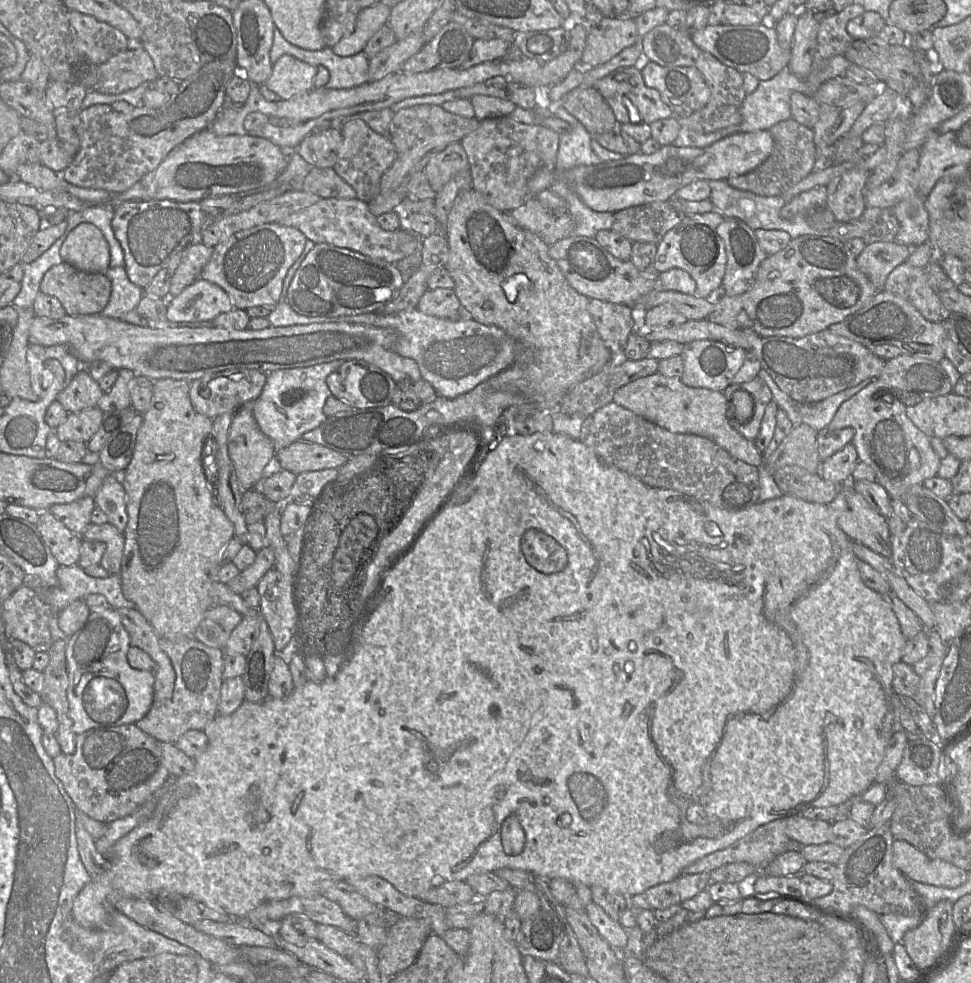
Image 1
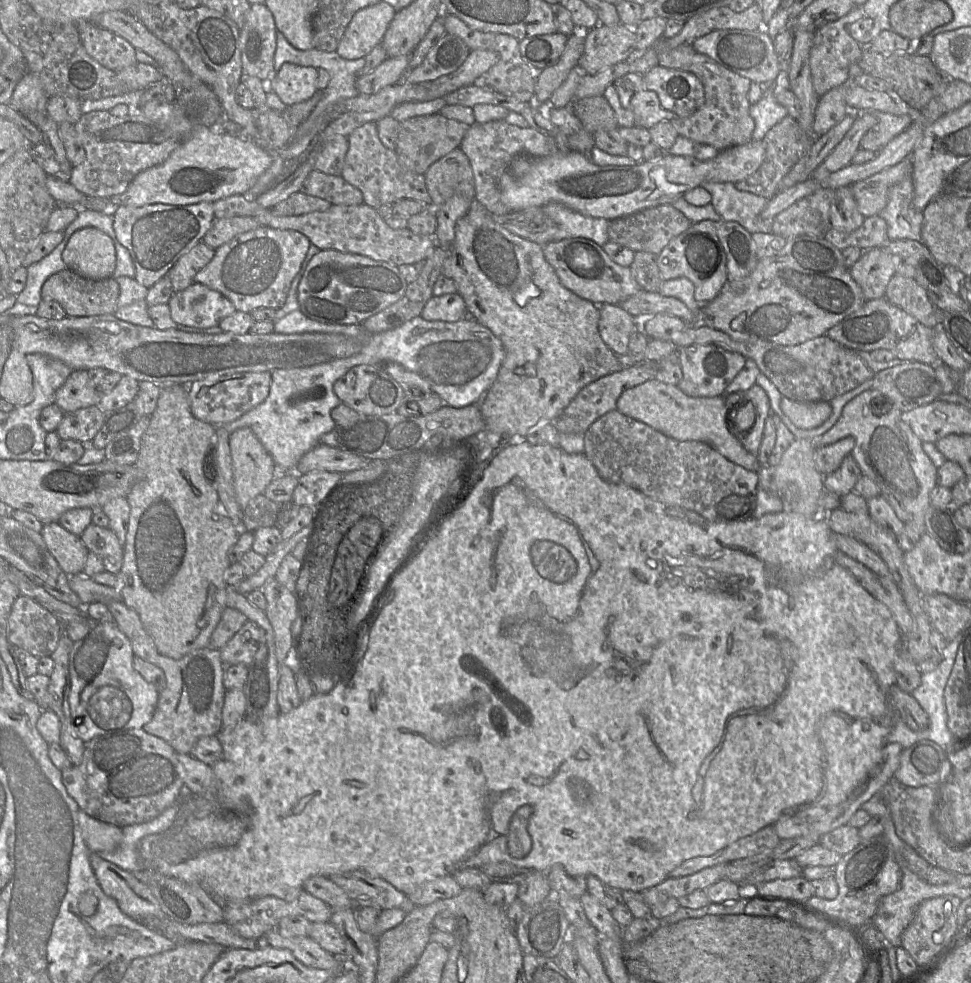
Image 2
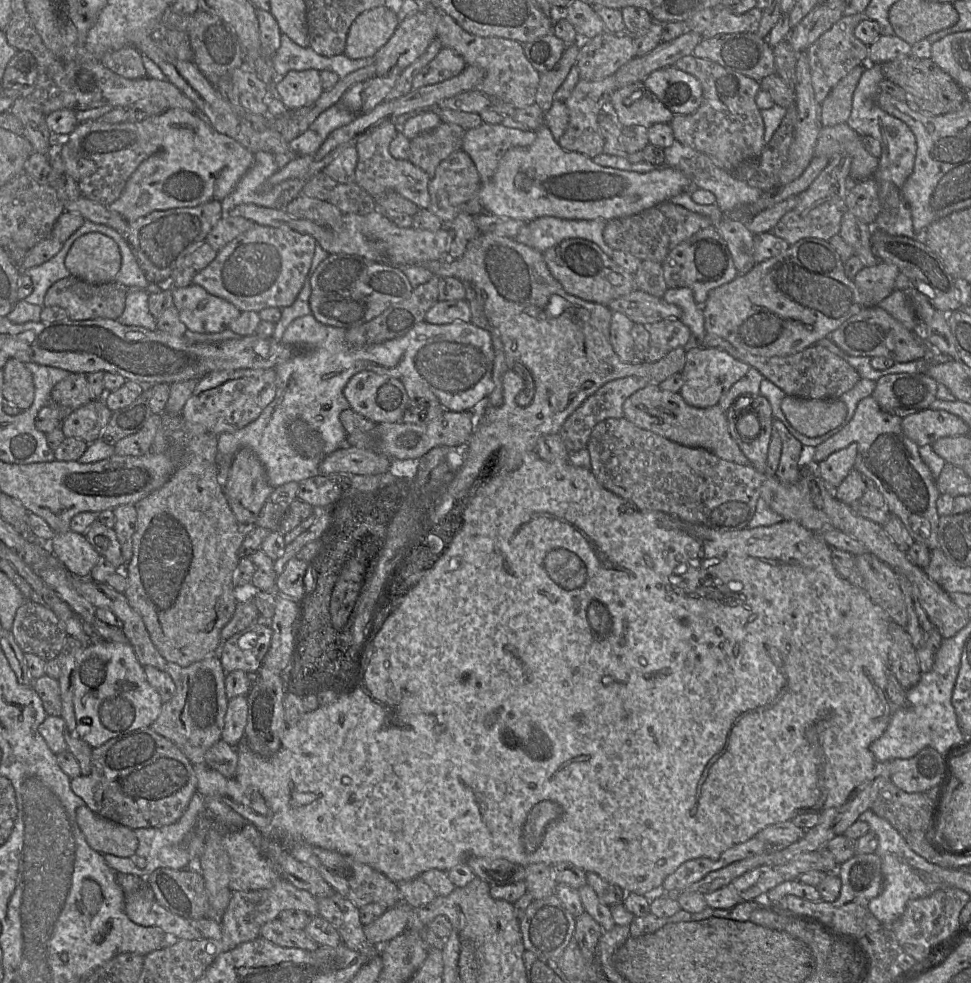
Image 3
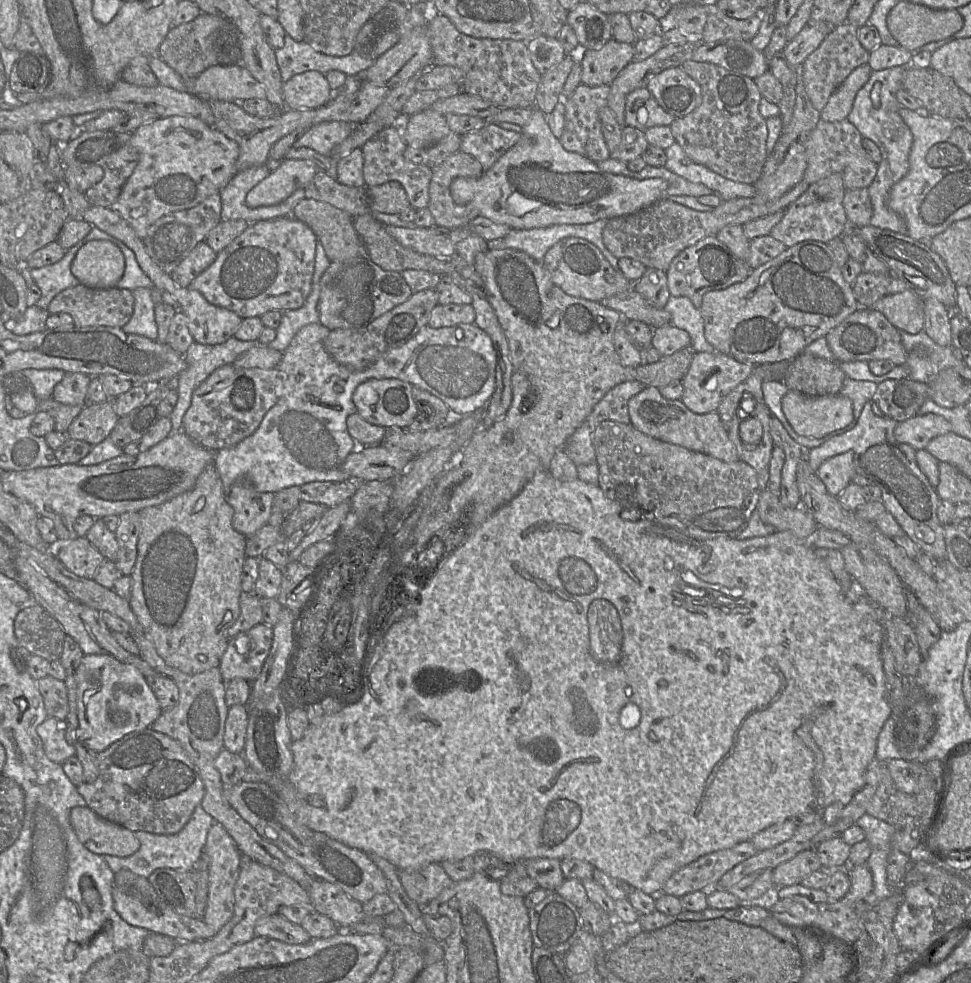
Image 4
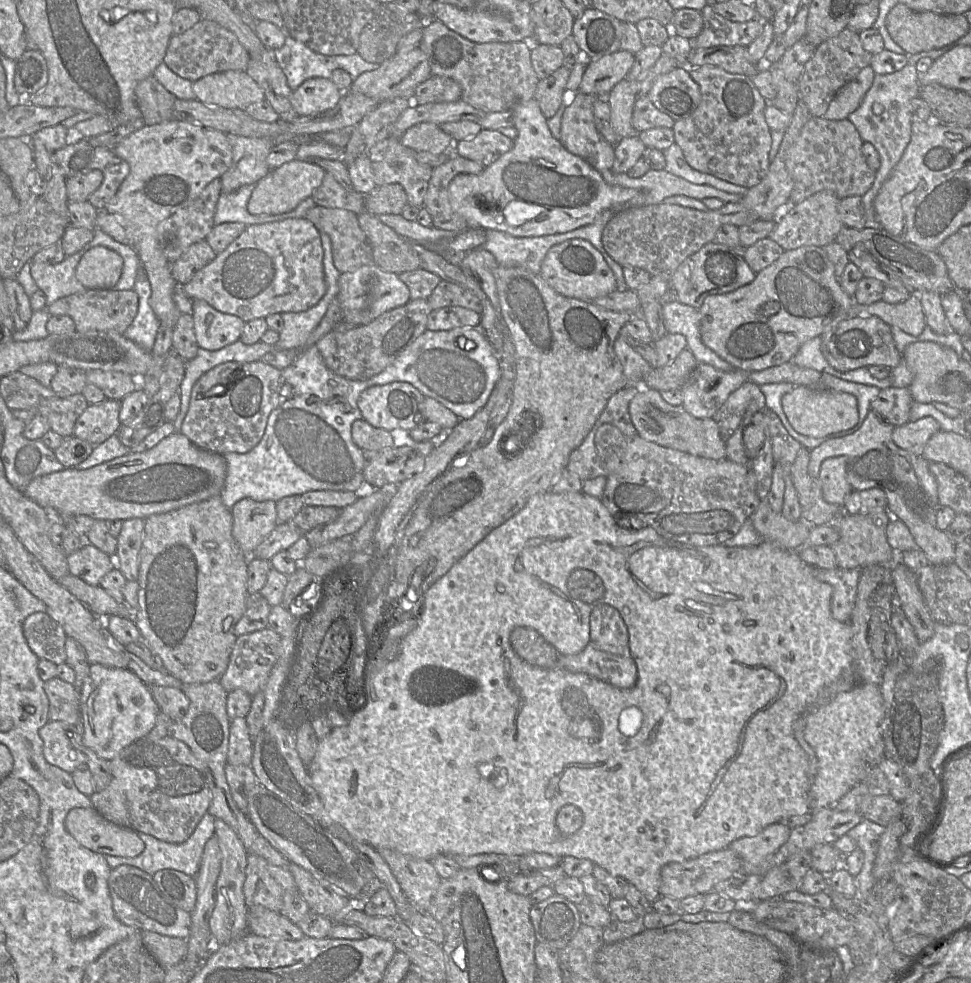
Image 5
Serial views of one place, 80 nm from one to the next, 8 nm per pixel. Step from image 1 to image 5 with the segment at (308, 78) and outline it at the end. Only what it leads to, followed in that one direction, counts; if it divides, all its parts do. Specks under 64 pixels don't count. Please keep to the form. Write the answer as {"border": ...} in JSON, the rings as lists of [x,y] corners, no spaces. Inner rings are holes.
{"border":[[[314,77],[292,92],[291,104],[299,116],[316,115],[334,108],[342,95],[331,79]]]}

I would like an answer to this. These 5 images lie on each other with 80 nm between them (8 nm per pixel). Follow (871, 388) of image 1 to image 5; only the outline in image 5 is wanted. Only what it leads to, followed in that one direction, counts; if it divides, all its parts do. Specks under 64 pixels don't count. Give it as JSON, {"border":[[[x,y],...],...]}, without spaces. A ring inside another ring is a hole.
{"border":[[[871,409],[861,427],[854,433],[832,438],[810,450],[808,473],[819,478],[821,464],[833,457],[846,456],[846,477],[853,490],[882,489],[887,498],[887,510],[892,517],[901,520],[909,529],[918,547],[924,552],[932,565],[944,565],[954,562],[955,543],[946,531],[939,530],[936,516],[939,506],[934,504],[922,488],[911,457],[916,456],[898,447],[892,440],[895,426],[885,421]]]}

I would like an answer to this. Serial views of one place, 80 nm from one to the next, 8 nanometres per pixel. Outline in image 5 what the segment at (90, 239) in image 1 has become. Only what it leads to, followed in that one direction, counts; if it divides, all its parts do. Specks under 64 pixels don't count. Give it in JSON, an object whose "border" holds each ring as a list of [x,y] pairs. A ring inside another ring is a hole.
{"border":[[[105,246],[87,249],[79,261],[75,275],[87,289],[113,289],[123,271],[123,259]]]}

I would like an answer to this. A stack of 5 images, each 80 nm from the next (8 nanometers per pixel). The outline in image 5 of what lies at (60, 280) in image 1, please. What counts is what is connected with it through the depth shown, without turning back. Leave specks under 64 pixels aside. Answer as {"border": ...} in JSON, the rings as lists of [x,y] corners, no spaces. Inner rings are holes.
{"border":[[[87,289],[84,293],[59,298],[47,306],[46,310],[51,316],[67,315],[71,317],[75,323],[76,331],[78,332],[112,330],[123,335],[136,317],[138,307],[139,297],[134,289]]]}

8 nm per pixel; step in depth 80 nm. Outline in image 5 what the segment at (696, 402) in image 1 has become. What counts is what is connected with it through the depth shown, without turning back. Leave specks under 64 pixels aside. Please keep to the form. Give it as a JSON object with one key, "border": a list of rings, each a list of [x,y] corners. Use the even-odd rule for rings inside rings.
{"border":[[[647,387],[640,389],[629,404],[629,414],[638,434],[647,441],[699,457],[714,460],[727,459],[726,442],[721,438],[715,420],[696,418],[683,406],[668,404],[658,390]]]}

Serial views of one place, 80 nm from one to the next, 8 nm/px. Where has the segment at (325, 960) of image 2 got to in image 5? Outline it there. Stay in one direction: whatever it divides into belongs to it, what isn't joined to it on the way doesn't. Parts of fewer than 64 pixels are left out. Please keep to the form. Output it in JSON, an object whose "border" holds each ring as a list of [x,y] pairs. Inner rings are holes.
{"border":[[[256,905],[248,908],[248,931],[268,938],[300,940],[305,935],[300,927],[278,911]]]}

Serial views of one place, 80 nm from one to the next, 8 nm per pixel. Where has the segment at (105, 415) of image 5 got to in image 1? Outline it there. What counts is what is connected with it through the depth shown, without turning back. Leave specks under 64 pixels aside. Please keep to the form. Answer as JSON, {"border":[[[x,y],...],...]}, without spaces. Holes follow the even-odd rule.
{"border":[[[98,406],[82,410],[77,413],[69,413],[66,420],[62,422],[54,433],[62,441],[88,441],[98,431],[103,419],[103,412]]]}

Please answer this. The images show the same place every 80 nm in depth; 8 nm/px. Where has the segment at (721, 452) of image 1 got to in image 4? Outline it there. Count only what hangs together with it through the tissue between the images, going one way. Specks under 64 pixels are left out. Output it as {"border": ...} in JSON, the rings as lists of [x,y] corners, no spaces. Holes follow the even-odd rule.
{"border":[[[602,421],[593,433],[593,446],[599,470],[598,485],[607,498],[621,505],[623,512],[631,508],[632,516],[627,520],[646,517],[700,540],[736,538],[747,526],[760,499],[757,473],[746,462],[724,462],[663,442],[640,432],[632,424]]]}

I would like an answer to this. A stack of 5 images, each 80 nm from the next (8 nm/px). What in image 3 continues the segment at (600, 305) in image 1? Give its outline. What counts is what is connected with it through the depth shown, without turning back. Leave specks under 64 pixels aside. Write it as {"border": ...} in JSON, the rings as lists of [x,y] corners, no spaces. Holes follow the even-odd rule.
{"border":[[[612,312],[610,324],[610,342],[615,353],[626,363],[640,362],[634,352],[634,342],[631,330],[634,322],[625,314]]]}

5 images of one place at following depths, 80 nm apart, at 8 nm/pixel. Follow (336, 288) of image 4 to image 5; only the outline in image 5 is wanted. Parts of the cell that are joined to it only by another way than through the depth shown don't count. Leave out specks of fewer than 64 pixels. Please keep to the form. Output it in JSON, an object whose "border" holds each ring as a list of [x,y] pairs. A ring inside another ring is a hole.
{"border":[[[376,264],[364,265],[353,272],[341,273],[336,300],[342,311],[341,324],[357,326],[367,324],[381,314],[408,303],[410,290],[395,273],[382,270]]]}

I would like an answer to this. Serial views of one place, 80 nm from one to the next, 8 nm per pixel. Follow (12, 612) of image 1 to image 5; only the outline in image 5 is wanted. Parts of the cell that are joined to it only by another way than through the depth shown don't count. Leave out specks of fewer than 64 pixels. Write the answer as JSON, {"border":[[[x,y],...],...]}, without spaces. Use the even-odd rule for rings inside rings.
{"border":[[[35,612],[23,622],[23,633],[30,649],[40,659],[56,665],[66,663],[65,641],[67,635],[46,612]]]}

